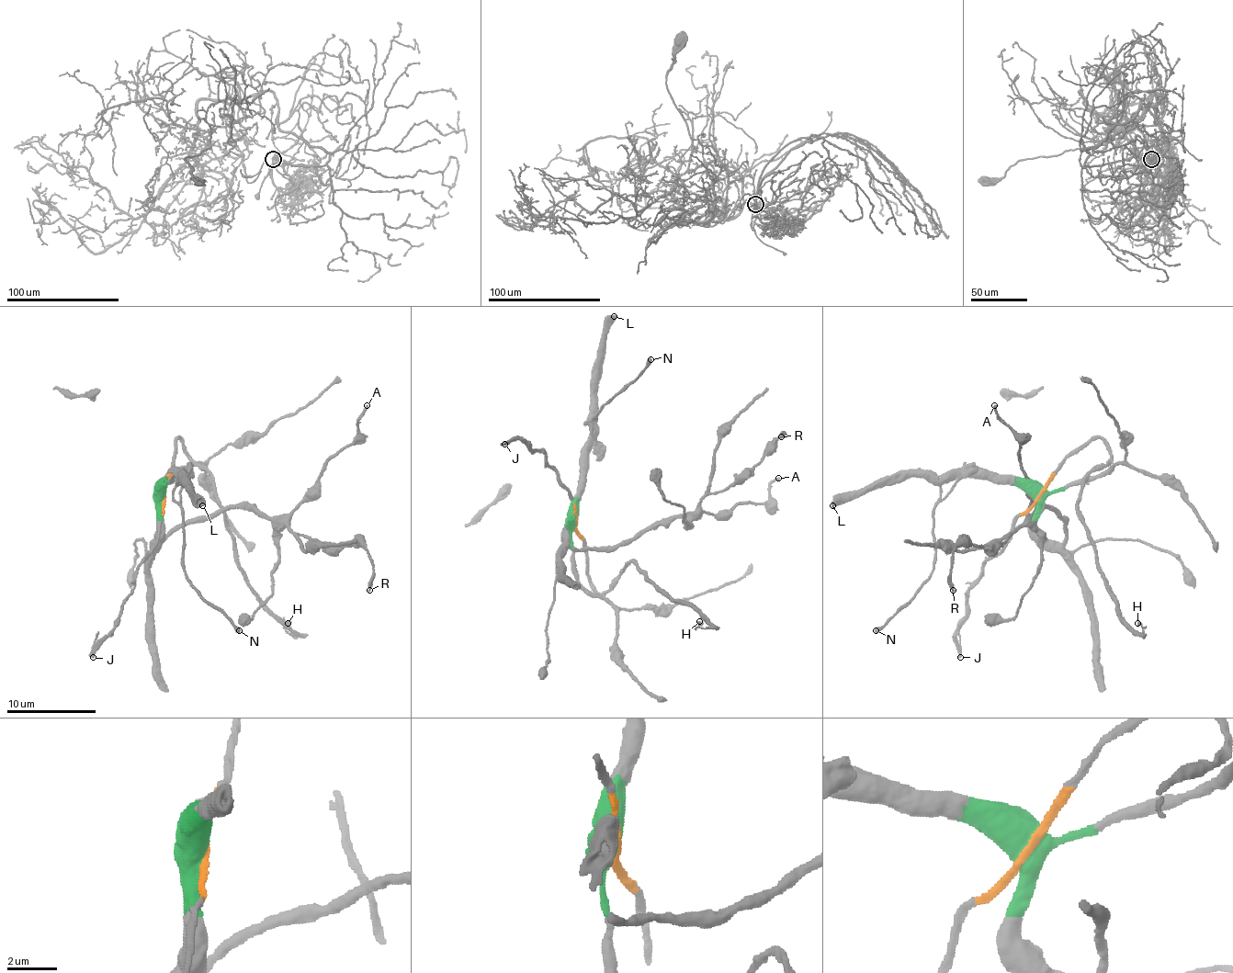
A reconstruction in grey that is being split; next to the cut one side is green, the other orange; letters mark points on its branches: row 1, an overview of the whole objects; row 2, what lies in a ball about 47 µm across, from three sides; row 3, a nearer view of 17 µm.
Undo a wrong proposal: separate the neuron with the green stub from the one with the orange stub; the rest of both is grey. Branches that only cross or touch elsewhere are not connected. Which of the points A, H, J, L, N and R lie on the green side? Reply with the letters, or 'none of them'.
A, L, N, R

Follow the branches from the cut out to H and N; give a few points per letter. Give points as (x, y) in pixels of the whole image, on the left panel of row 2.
H: (164, 494), (178, 438), (214, 483), (248, 586), (295, 636), (286, 628), (288, 622)
N: (164, 494), (164, 485), (174, 476), (178, 476), (183, 485), (185, 577), (239, 631)

